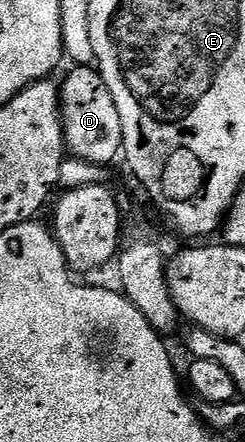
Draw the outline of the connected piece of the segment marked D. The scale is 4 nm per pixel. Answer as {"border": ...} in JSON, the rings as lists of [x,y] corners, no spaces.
{"border":[[[77,66],[66,78],[61,90],[61,126],[65,129],[65,146],[70,157],[86,160],[87,163],[112,165],[112,160],[122,155],[123,122],[119,122],[119,106],[115,106],[115,98],[111,98],[111,90],[107,90],[107,82],[103,82],[101,73],[93,66]]]}

